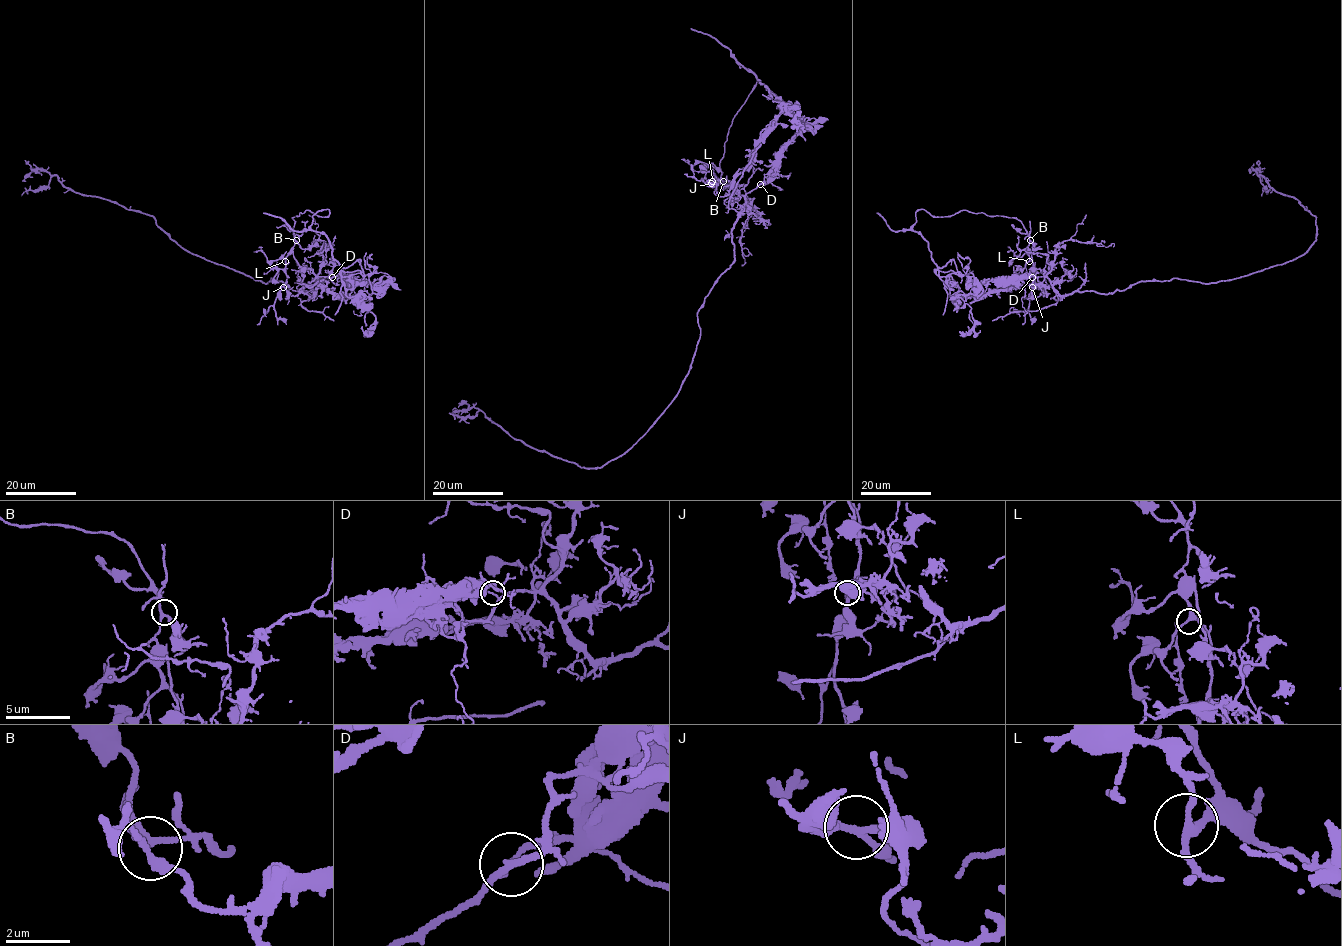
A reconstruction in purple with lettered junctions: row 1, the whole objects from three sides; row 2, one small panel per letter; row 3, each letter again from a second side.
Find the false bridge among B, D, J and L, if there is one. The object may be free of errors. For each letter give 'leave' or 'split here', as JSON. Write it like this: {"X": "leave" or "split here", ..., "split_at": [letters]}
{"B": "leave", "D": "split here", "J": "leave", "L": "leave", "split_at": ["D"]}

